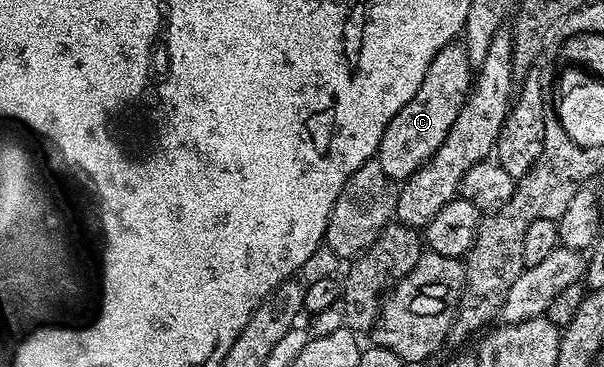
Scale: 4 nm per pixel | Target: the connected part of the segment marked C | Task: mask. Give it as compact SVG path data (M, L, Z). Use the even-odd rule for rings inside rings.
M459 42L446 44L433 62L429 62L429 70L425 70L417 94L393 114L389 126L385 126L385 134L381 134L377 159L390 180L407 180L428 158L437 154L441 142L445 142L449 130L453 130L453 122L457 122L457 114L461 114L461 106L466 104L472 85L473 66L466 47Z

